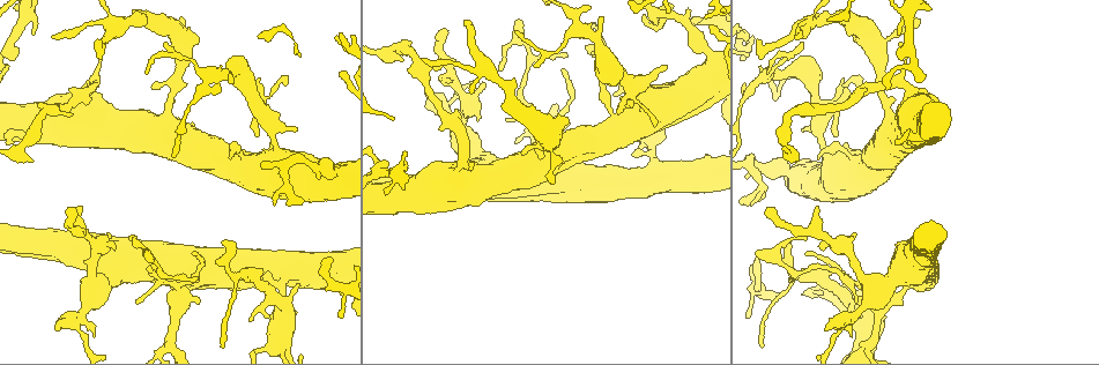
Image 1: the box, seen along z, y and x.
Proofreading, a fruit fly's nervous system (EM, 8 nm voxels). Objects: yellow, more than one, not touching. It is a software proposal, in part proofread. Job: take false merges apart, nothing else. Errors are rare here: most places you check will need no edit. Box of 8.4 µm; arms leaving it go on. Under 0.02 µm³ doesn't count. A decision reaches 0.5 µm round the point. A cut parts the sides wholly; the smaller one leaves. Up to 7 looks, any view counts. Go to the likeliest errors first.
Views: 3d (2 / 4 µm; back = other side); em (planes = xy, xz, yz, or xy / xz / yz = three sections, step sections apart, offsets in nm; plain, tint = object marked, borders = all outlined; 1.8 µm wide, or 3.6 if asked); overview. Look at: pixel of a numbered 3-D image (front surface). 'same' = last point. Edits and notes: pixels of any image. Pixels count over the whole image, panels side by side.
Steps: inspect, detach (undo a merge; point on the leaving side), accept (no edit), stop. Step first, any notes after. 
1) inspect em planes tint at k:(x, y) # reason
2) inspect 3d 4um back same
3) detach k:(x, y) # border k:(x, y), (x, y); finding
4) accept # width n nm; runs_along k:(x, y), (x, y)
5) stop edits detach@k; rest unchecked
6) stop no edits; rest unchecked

inspect em 3.6um planes tint at 1:(279, 153) # abrupt turn

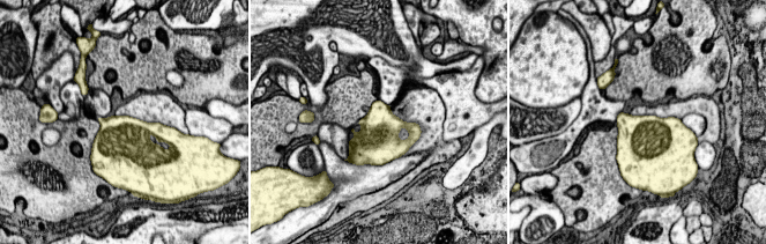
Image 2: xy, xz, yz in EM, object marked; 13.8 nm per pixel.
accept # all the same neuron

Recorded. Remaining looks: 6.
inspect em 3.6um planes tint at 1:(454, 179) # sudden change in width

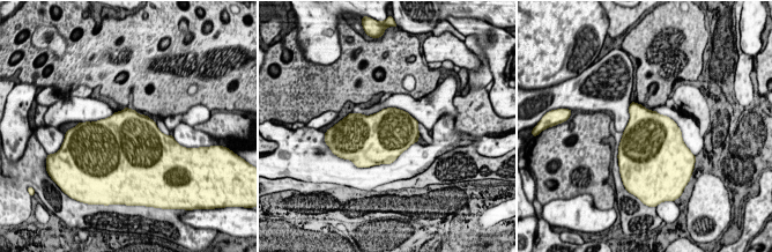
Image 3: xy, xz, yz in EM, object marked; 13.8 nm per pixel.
accept # all the same neuron

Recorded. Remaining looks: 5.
inspect em planes tint at 1:(231, 273) # sharp bend

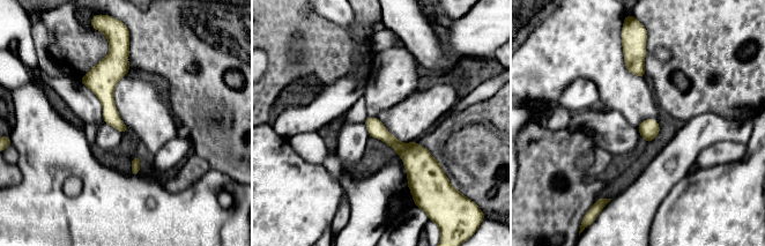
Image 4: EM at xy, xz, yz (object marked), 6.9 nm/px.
accept # width 110 nm; runs_along 4:(369, 120), (417, 165), (417, 181); all the same neuron

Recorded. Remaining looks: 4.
stop no edits; rest unchecked

